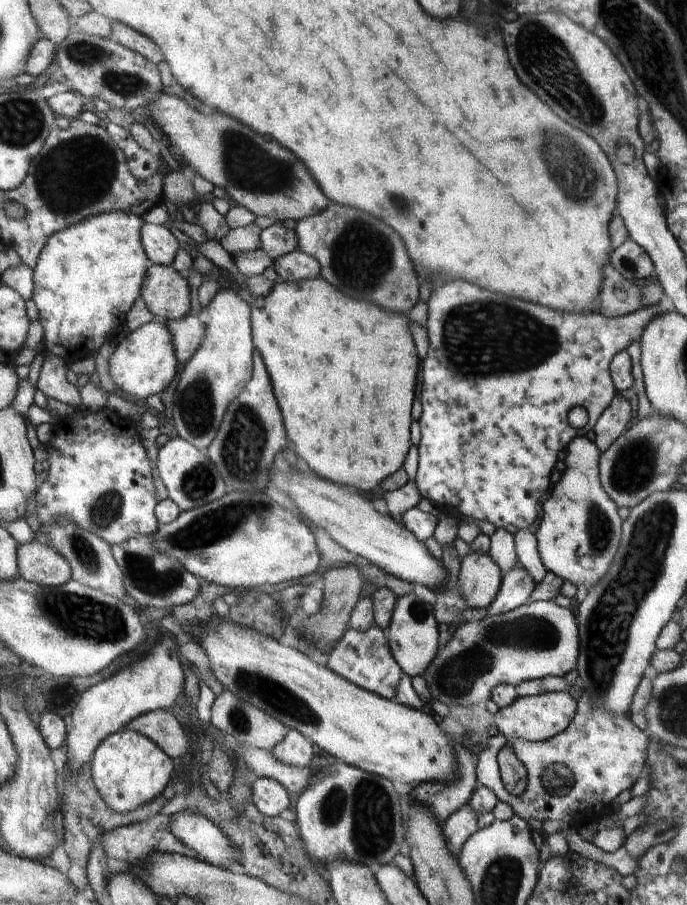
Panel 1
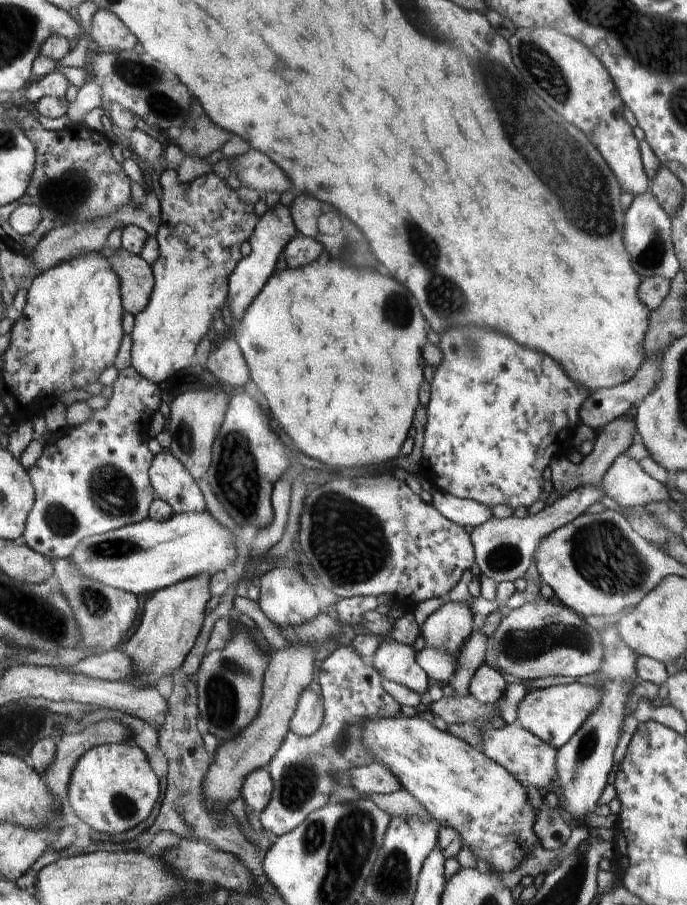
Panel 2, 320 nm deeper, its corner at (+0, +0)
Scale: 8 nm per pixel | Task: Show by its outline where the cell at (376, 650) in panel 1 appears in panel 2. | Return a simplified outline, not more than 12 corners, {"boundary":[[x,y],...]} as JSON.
{"boundary":[[352,646],[320,664],[314,734],[266,766],[263,830],[290,833],[376,762],[363,728],[402,714]]}

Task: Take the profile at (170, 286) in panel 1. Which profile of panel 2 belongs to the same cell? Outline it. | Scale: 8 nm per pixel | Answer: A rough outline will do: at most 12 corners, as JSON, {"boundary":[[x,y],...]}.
{"boundary":[[123,246],[108,259],[125,309],[142,313],[155,286],[150,264]]}

